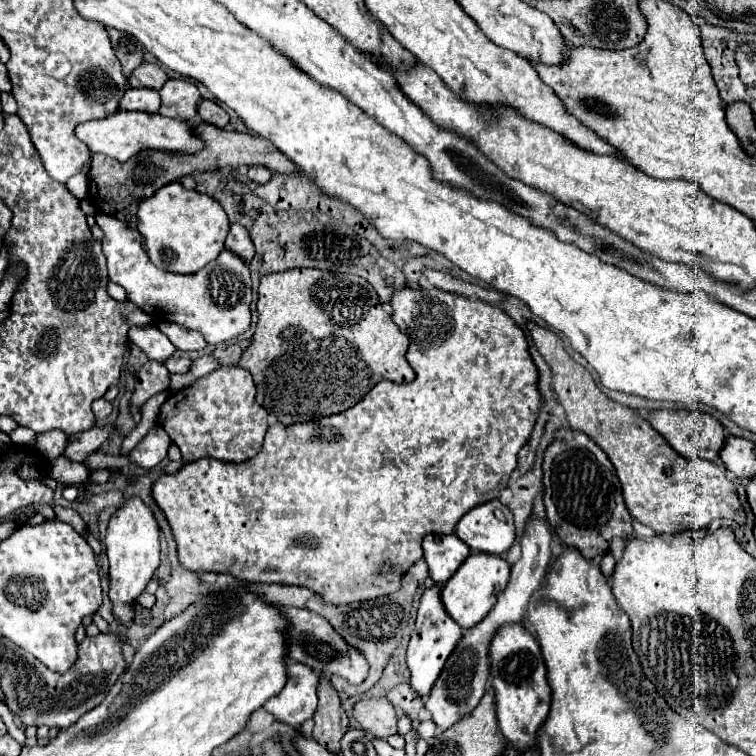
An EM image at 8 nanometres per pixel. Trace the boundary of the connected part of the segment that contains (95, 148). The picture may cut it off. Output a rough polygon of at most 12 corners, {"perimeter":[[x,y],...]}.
{"perimeter":[[122,111],[76,125],[90,159],[128,161],[140,149],[196,153],[188,121]]}

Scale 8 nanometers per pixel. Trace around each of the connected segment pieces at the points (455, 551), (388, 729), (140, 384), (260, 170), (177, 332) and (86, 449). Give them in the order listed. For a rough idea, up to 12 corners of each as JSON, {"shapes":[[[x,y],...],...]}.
{"shapes":[[[426,535],[424,559],[444,585],[470,555],[456,535]],[[386,697],[356,701],[354,719],[372,737],[396,733],[398,715]],[[144,363],[136,375],[130,405],[142,407],[166,391],[170,373],[164,363]],[[250,167],[250,181],[260,185],[272,177],[264,167]],[[162,321],[158,329],[178,351],[202,351],[208,345],[200,333]],[[114,427],[70,437],[62,457],[84,463],[88,453],[100,447]]]}

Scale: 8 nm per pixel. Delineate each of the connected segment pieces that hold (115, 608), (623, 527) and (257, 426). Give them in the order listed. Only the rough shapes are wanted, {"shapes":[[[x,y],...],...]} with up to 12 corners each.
{"shapes":[[[138,499],[110,519],[112,615],[134,623],[160,565],[158,525]],[[562,429],[544,457],[546,517],[594,561],[632,515],[606,453]],[[220,367],[172,393],[158,423],[186,463],[258,455],[268,411]]]}

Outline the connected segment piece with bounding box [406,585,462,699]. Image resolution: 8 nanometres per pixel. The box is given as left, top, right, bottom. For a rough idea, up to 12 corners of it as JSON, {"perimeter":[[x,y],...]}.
{"perimeter":[[440,587],[420,599],[408,643],[410,687],[428,697],[462,629]]}

